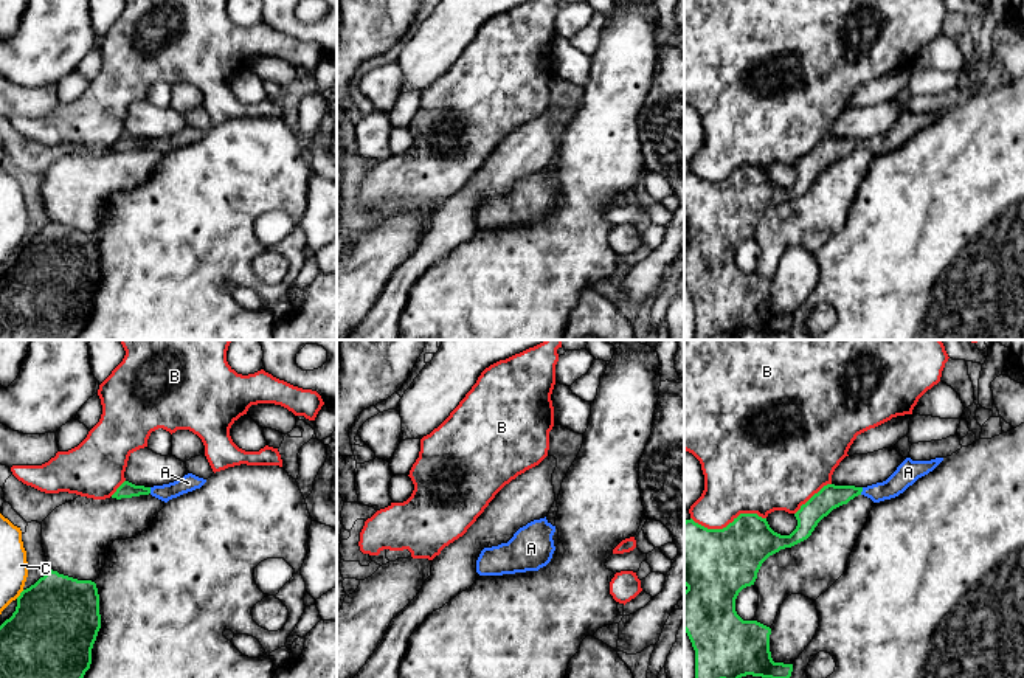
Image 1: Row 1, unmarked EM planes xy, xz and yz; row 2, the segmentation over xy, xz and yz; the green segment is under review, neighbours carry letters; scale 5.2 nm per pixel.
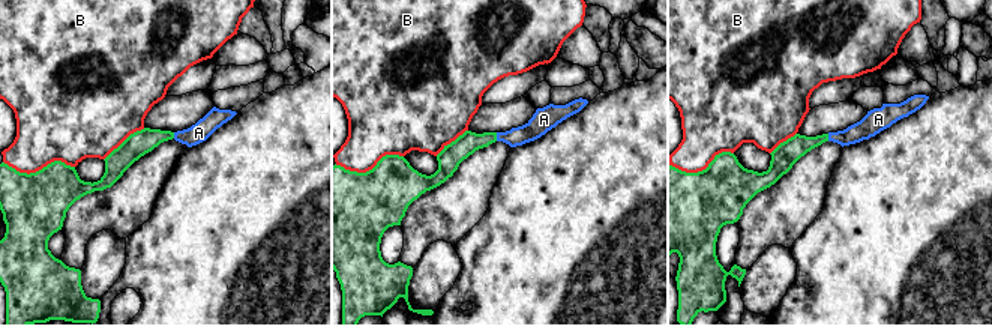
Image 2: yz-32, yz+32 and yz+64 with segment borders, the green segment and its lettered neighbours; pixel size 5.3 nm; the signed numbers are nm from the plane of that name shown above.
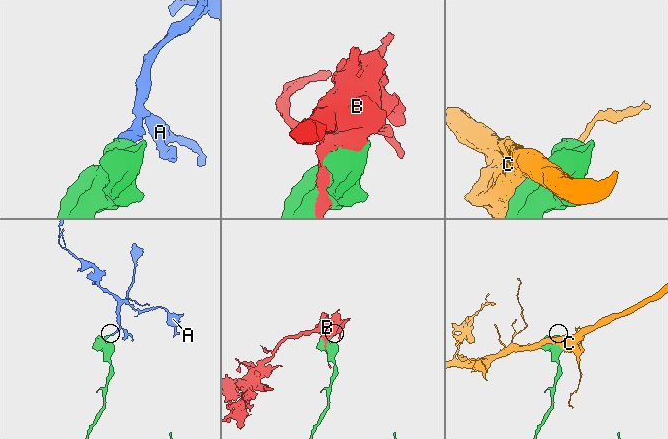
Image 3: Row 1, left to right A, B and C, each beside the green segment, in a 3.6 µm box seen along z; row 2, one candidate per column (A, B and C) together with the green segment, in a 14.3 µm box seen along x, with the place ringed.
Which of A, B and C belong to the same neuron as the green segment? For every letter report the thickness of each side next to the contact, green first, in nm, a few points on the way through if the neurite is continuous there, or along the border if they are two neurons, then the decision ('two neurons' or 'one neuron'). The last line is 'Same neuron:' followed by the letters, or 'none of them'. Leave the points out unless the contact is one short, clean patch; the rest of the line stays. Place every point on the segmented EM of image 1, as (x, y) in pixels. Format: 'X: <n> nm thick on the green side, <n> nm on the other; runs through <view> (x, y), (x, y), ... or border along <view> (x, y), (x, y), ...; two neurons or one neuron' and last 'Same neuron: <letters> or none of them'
A: 130 nm thick on the green side, 120 nm on the other; runs through yz (830, 497), (861, 491), (886, 491), (906, 473); one neuron
B: 380 nm thick on the green side, 360 nm on the other; two neurons
C: 440 nm thick on the green side, 140 nm on the other; two neurons
Same neuron: A

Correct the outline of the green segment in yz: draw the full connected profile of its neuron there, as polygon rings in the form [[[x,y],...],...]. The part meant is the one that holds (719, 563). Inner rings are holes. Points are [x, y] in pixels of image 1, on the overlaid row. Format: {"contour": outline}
{"contour": [[[906,458],[883,483],[867,487],[827,484],[794,514],[796,529],[790,535],[774,532],[766,518],[757,514],[740,514],[723,529],[707,529],[692,518],[684,521],[684,631],[695,650],[695,678],[790,678],[793,664],[774,662],[770,652],[771,628],[757,621],[743,621],[735,611],[739,593],[754,585],[762,563],[780,549],[807,540],[818,523],[833,509],[847,504],[858,495],[874,503],[903,493],[918,478],[932,472],[943,458],[912,461]]]}

